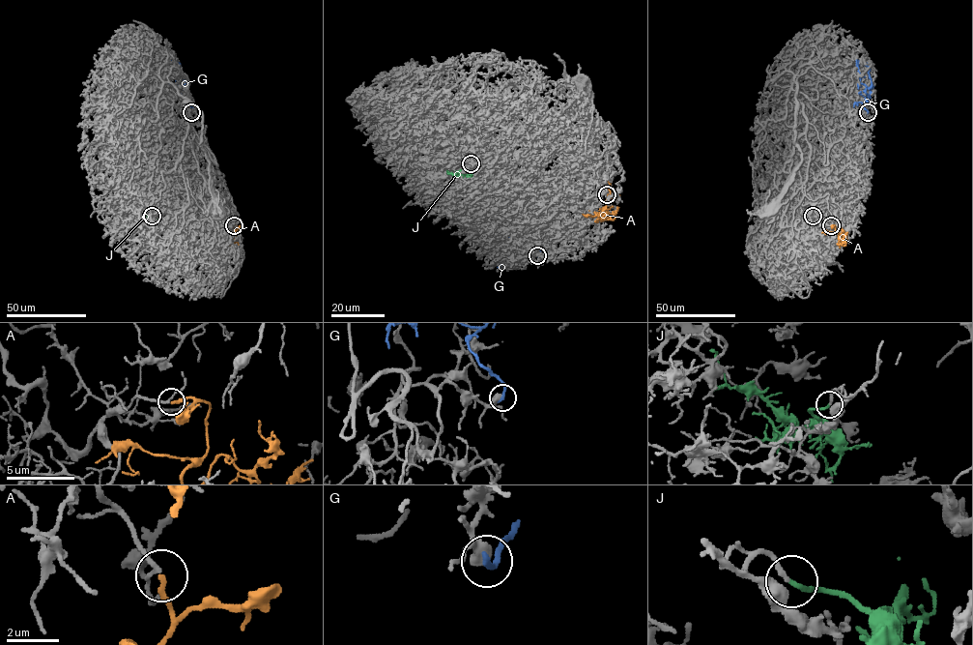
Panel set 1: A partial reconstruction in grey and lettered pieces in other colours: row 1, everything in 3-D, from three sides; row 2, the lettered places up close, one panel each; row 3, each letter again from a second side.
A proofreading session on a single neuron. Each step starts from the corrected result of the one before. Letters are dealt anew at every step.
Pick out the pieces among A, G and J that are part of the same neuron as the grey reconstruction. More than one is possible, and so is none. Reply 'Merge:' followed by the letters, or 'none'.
Merge: A, J

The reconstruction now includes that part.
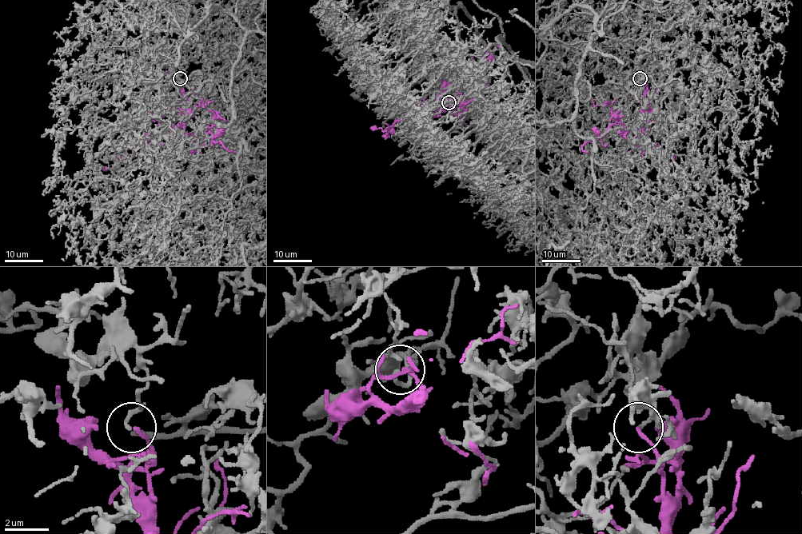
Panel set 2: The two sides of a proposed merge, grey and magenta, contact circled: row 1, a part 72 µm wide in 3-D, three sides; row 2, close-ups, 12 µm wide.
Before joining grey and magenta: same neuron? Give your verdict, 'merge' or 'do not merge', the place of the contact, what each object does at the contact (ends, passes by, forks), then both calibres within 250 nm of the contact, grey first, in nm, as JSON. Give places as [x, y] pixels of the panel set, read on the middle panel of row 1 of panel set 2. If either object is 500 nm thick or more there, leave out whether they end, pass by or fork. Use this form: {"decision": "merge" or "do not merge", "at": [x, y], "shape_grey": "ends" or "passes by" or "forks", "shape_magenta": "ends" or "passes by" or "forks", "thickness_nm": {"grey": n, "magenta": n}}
{"decision": "do not merge", "at": [448, 102], "shape_grey": "ends", "shape_magenta": "ends", "thickness_nm": {"grey": 150, "magenta": 160}}

